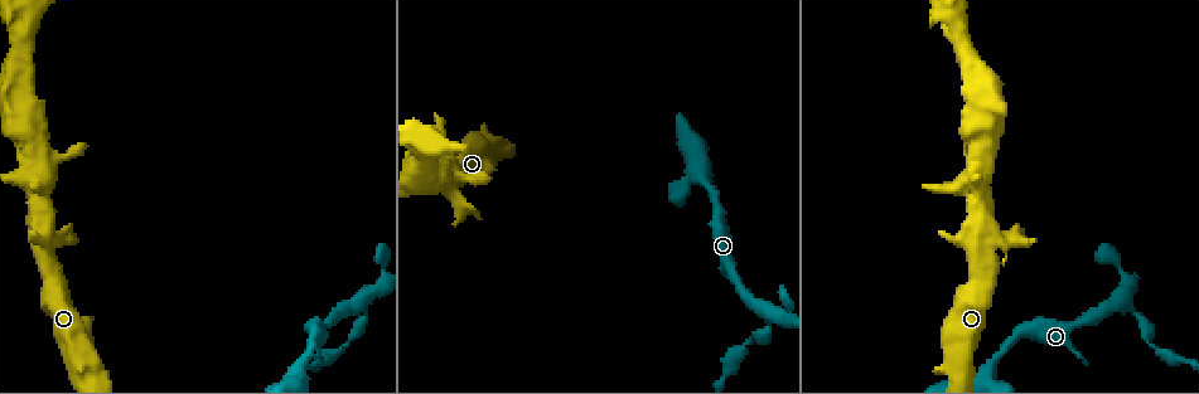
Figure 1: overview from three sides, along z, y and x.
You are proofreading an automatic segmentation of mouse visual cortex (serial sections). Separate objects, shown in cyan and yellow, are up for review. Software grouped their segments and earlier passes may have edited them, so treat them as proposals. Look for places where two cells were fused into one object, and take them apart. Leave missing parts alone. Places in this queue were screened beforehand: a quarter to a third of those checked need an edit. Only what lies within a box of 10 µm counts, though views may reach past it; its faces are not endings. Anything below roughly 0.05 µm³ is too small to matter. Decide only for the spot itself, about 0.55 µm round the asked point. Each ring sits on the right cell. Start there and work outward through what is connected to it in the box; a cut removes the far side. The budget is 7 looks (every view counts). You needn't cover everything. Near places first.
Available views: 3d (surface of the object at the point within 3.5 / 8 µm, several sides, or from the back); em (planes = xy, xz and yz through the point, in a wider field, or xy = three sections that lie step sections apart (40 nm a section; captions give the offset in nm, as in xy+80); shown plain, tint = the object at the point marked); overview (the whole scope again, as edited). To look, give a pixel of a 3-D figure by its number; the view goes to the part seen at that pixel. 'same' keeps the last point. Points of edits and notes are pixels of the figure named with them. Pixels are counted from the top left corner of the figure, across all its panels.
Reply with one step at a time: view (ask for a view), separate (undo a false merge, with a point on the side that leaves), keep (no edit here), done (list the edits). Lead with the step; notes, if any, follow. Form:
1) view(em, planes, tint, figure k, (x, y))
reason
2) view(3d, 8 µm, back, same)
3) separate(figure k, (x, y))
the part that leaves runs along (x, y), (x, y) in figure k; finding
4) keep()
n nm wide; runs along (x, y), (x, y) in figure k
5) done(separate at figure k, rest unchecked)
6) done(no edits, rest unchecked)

view(3d, 3.5 µm, figure 1, (706, 181))
three-way junction

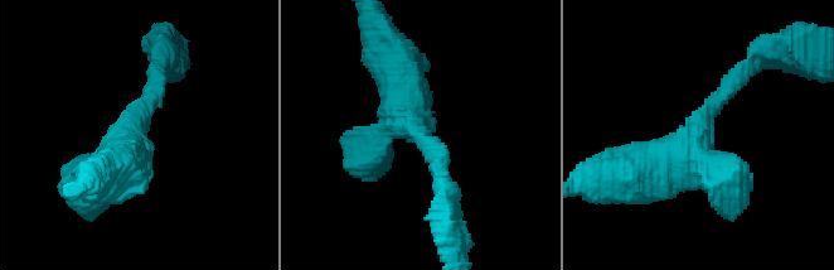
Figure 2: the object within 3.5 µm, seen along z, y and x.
view(em, planes, tint, figure 2, (697, 123))
3 arms; arms of 250, 400, 600 nm; now the EM

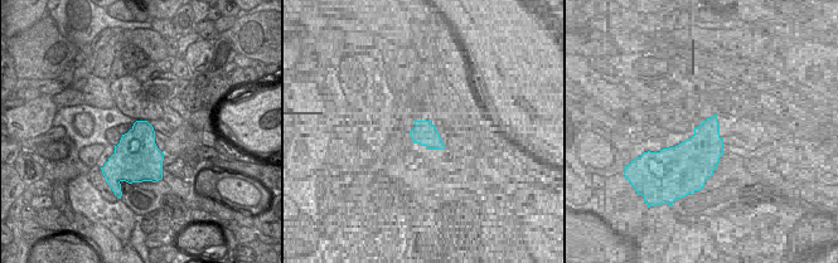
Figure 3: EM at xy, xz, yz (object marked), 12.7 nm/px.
keep()
runs along (751, 64), (680, 158), (645, 174) in figure 2; all the same cell

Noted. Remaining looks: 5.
view(3d, 8 µm, figure 1, (760, 311))
thin neck

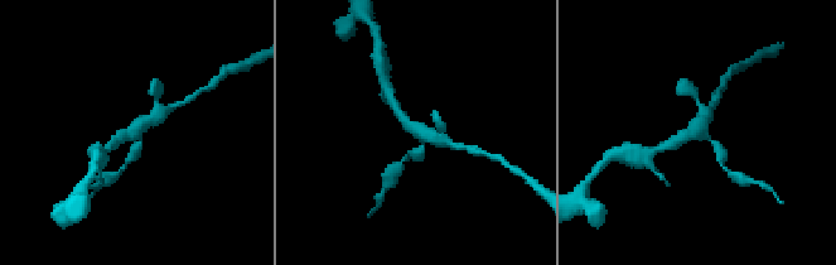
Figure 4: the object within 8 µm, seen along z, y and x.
view(3d, 3.5 µm, same)
closer look

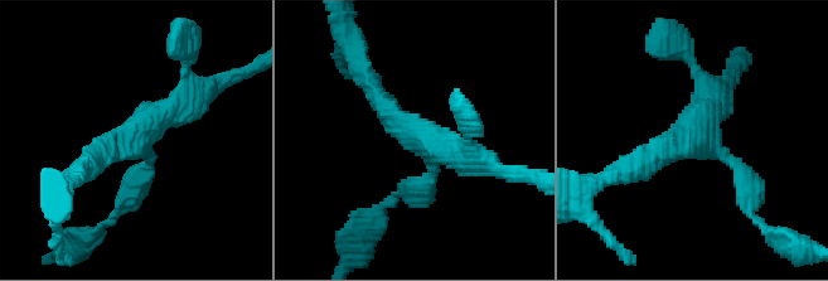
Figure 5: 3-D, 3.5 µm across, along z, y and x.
view(em, xy, step 1, tint, figure 5, (693, 145))
3 arms; arms of 200, 300, 400 nm; now the EM

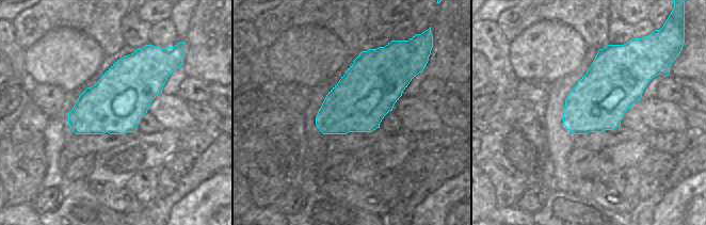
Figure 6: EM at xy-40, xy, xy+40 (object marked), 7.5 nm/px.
keep()
runs along (363, 73), (408, 132), (471, 154) in figure 5; one cell here

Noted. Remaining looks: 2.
view(3d, 3.5 µm, figure 1, (995, 227))
a fork

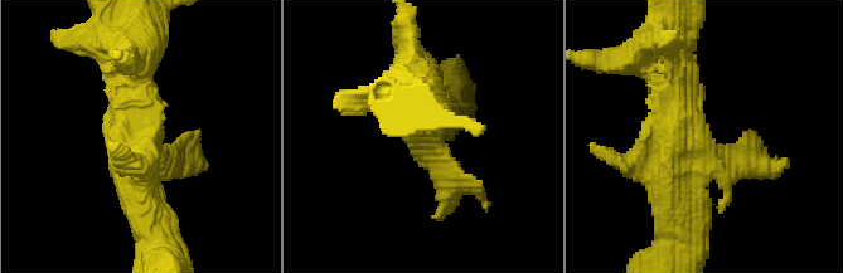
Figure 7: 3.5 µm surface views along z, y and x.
keep()
runs along (153, 219), (132, 139), (137, 53) in figure 7; one cell here

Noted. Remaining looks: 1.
done(no edits, rest unchecked)

